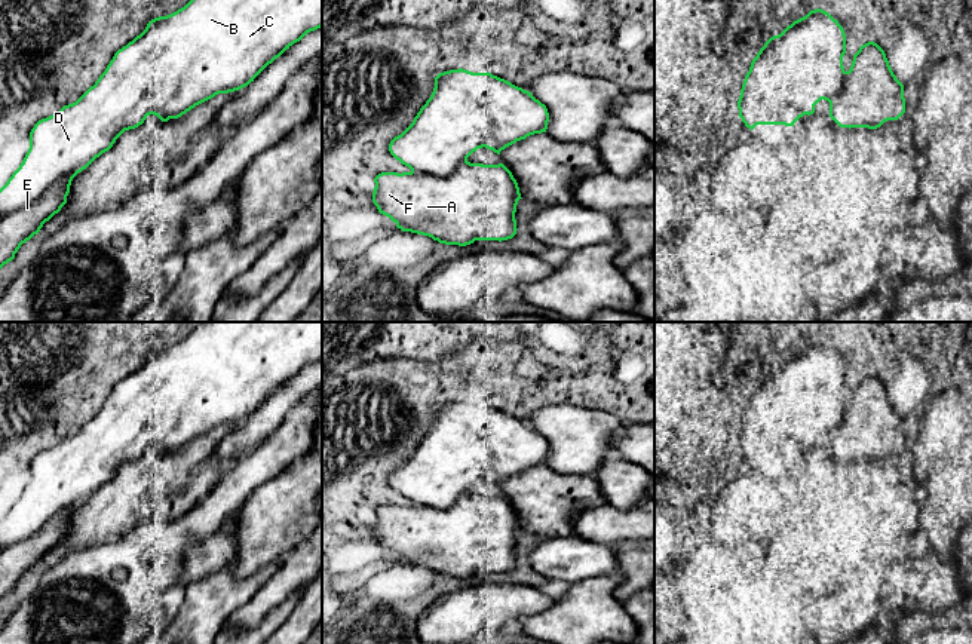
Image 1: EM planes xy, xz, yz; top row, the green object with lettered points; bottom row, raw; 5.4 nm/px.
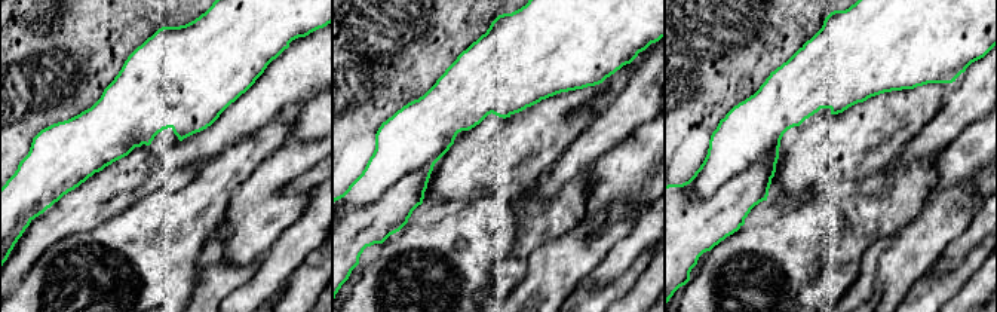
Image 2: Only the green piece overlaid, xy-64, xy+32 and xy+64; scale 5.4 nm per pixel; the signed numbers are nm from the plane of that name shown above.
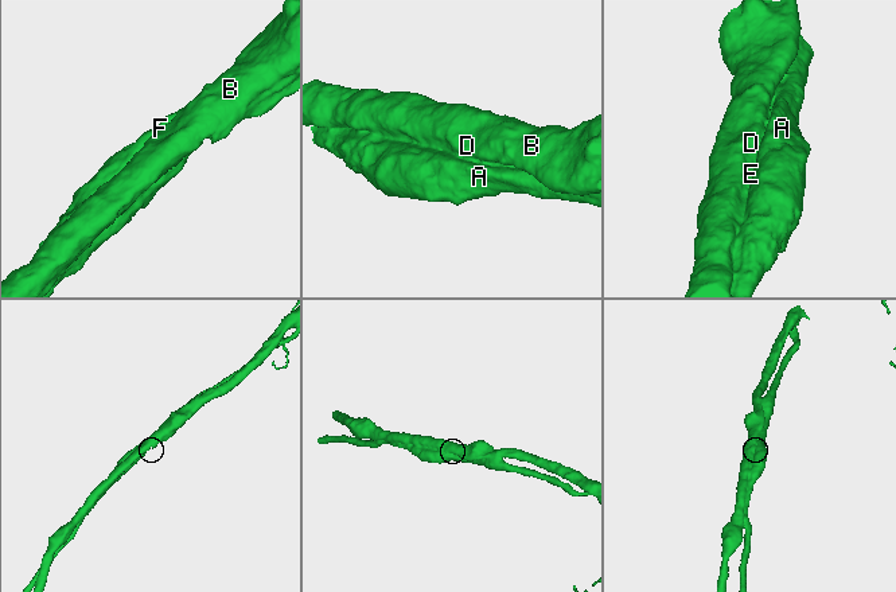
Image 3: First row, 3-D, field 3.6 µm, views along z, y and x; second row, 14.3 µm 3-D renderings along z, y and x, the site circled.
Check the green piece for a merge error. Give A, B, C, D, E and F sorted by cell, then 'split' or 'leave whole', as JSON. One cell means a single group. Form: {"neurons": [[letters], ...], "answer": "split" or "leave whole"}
{"neurons": [["A", "E", "F"], ["B", "C", "D"]], "answer": "split"}

